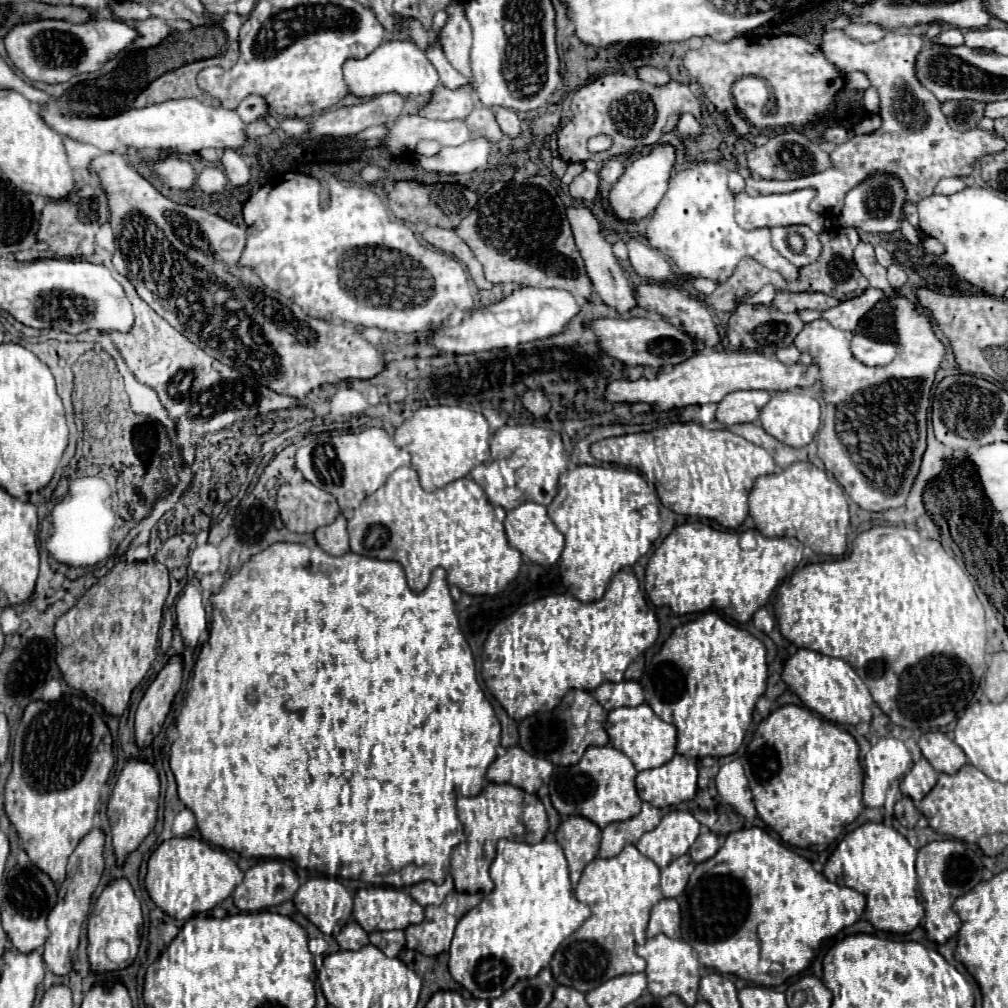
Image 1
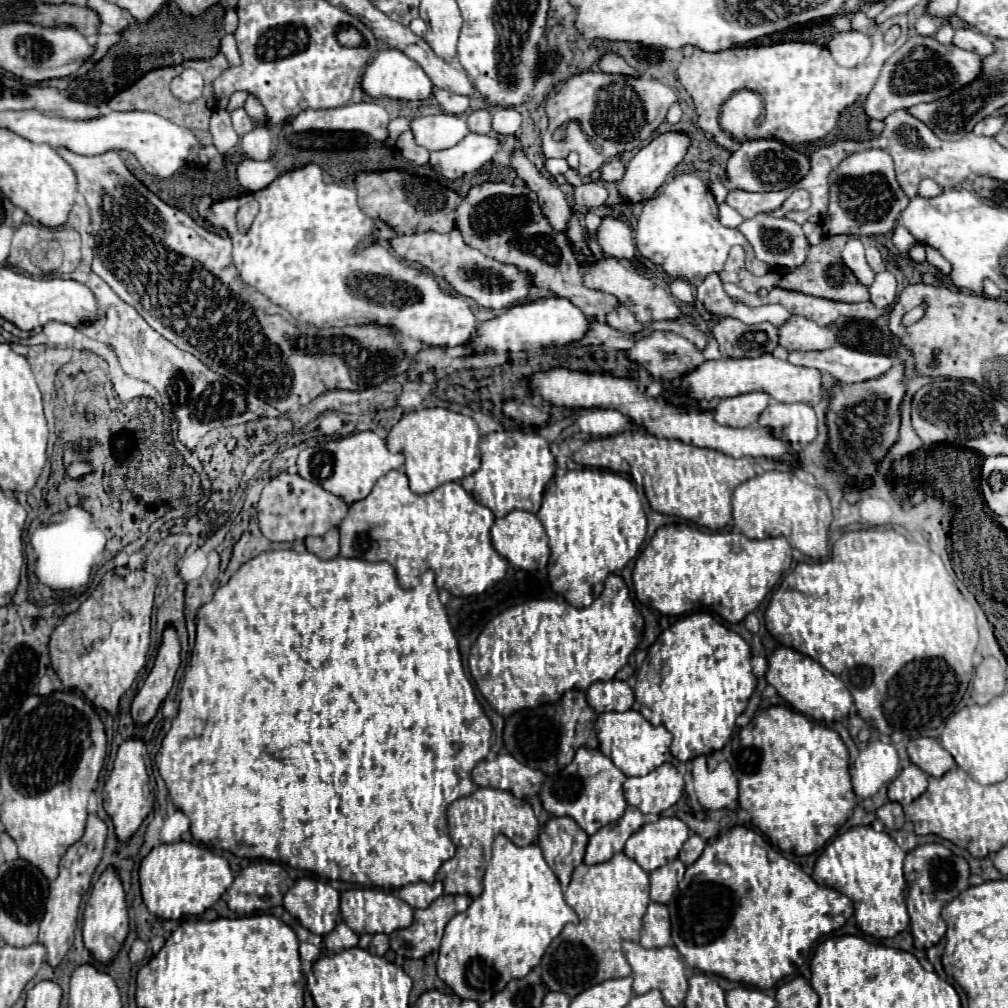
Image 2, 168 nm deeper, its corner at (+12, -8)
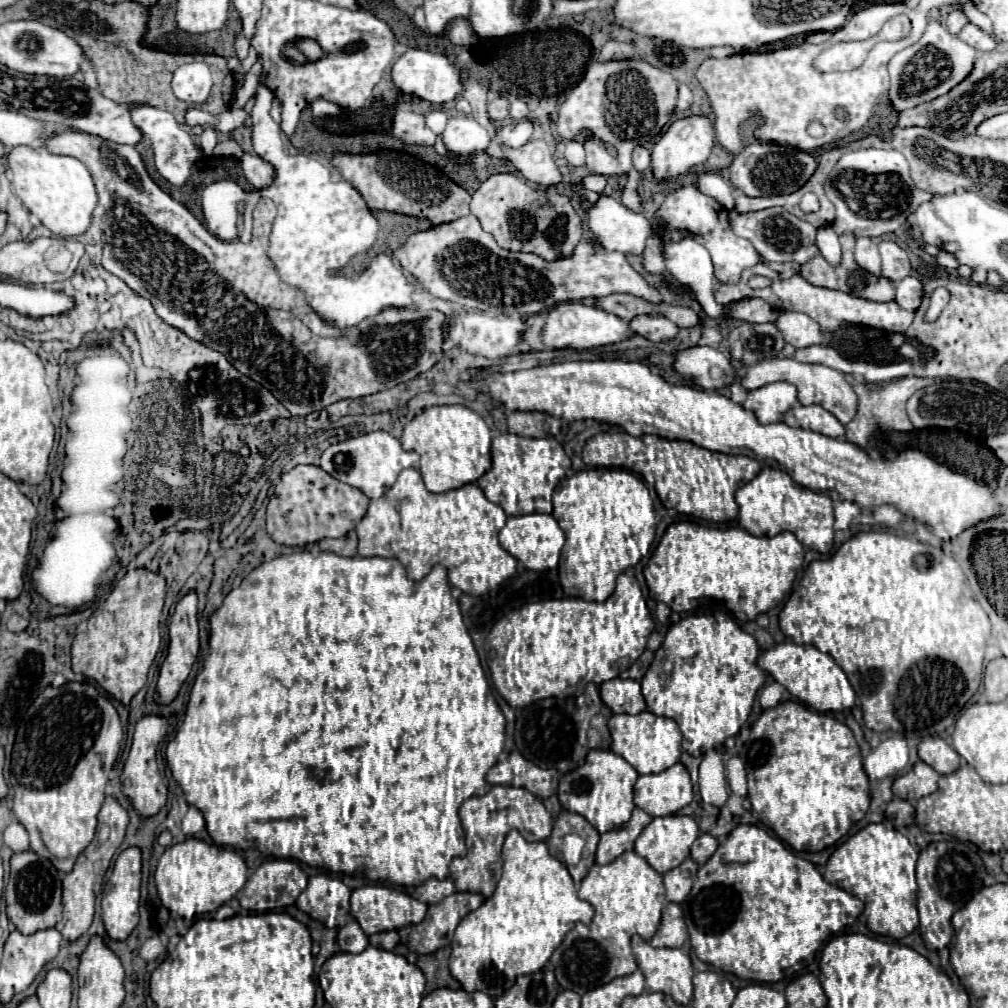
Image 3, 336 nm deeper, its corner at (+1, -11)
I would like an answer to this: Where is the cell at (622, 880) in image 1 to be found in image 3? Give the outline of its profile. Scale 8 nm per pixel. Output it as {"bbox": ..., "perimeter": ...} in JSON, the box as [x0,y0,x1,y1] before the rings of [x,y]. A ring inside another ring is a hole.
{"bbox":[549,852,665,994],"perimeter":[[[625,852],[611,864],[593,864],[581,882],[579,898],[593,906],[593,922],[585,930],[571,930],[565,936],[565,946],[561,942],[549,962],[555,968],[555,978],[561,988],[585,994],[587,990],[609,984],[619,976],[629,976],[639,969],[629,942],[633,934],[639,934],[641,940],[650,944],[665,906],[665,888],[659,872],[635,852]]]}

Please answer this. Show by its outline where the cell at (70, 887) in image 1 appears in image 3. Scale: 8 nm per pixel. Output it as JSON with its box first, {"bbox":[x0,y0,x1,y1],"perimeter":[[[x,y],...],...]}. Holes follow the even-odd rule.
{"bbox":[55,798,129,942],"perimeter":[[[105,798],[105,804],[97,816],[99,826],[97,826],[97,834],[93,838],[93,842],[81,852],[81,856],[77,858],[73,870],[63,878],[63,918],[61,922],[55,926],[65,942],[75,942],[81,934],[85,934],[91,926],[93,920],[93,910],[95,910],[95,892],[101,890],[105,872],[111,864],[111,858],[115,854],[115,850],[121,846],[123,838],[125,838],[125,828],[129,824],[129,816],[127,812],[121,808],[121,804],[115,798]]]}

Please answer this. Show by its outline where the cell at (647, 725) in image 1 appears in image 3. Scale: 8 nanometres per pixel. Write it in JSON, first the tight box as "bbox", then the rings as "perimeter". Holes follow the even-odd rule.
{"bbox":[609,710,681,774],"perimeter":[[[643,710],[641,714],[615,714],[609,720],[609,732],[611,732],[611,750],[625,758],[639,774],[659,774],[679,762],[681,756],[681,730],[677,728],[675,720],[661,718],[651,714],[649,710]]]}

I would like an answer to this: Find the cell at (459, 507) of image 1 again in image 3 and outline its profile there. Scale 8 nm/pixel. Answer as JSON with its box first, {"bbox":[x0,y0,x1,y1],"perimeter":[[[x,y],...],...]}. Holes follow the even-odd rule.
{"bbox":[355,468,517,596],"perimeter":[[[405,468],[397,482],[379,498],[371,500],[367,514],[363,520],[355,526],[355,532],[359,536],[359,556],[383,556],[383,558],[397,558],[405,568],[407,576],[411,580],[421,580],[431,572],[435,564],[443,564],[449,570],[449,582],[451,586],[459,588],[465,594],[471,596],[483,596],[489,590],[497,588],[501,582],[511,578],[517,568],[517,560],[501,548],[497,534],[505,526],[505,512],[501,506],[489,502],[479,486],[465,484],[457,490],[449,490],[443,494],[427,492],[423,478],[416,468]]]}

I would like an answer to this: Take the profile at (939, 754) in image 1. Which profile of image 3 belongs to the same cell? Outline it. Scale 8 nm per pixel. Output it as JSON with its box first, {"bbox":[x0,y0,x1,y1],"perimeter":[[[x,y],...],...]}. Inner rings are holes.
{"bbox":[919,736,961,774],"perimeter":[[[939,736],[921,740],[919,758],[939,774],[953,774],[961,764],[961,756]]]}

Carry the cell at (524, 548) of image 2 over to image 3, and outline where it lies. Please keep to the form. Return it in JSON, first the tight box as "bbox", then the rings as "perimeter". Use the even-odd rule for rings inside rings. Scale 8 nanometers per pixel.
{"bbox":[499,514,565,572],"perimeter":[[[525,514],[525,516],[507,518],[505,528],[499,532],[499,542],[513,558],[523,562],[527,569],[543,572],[543,570],[557,568],[565,534],[551,514]]]}

